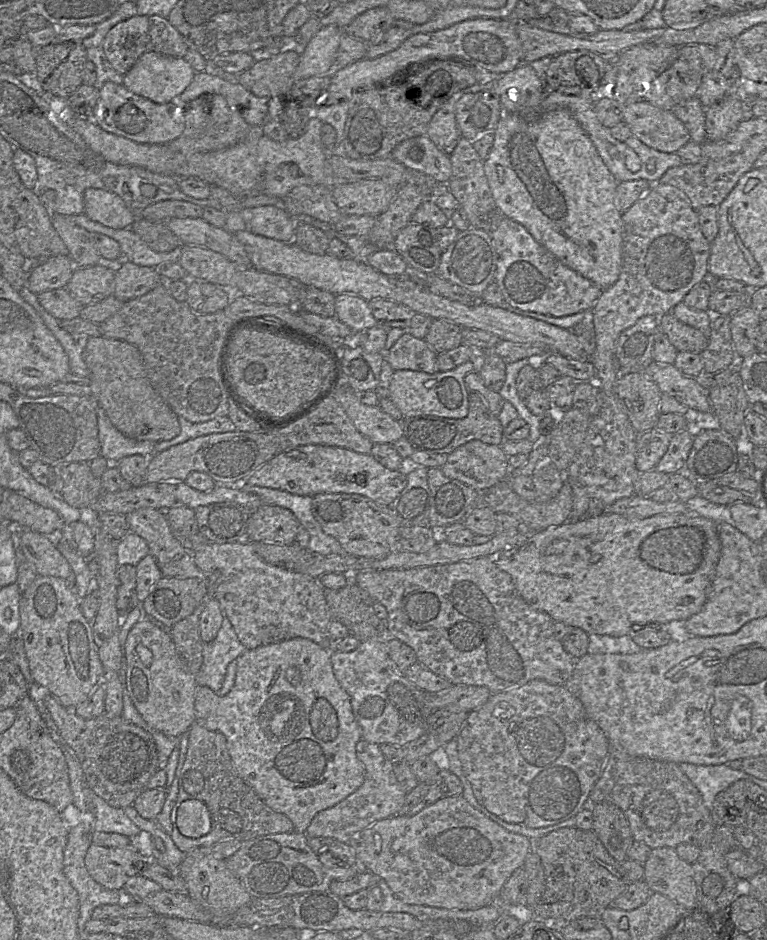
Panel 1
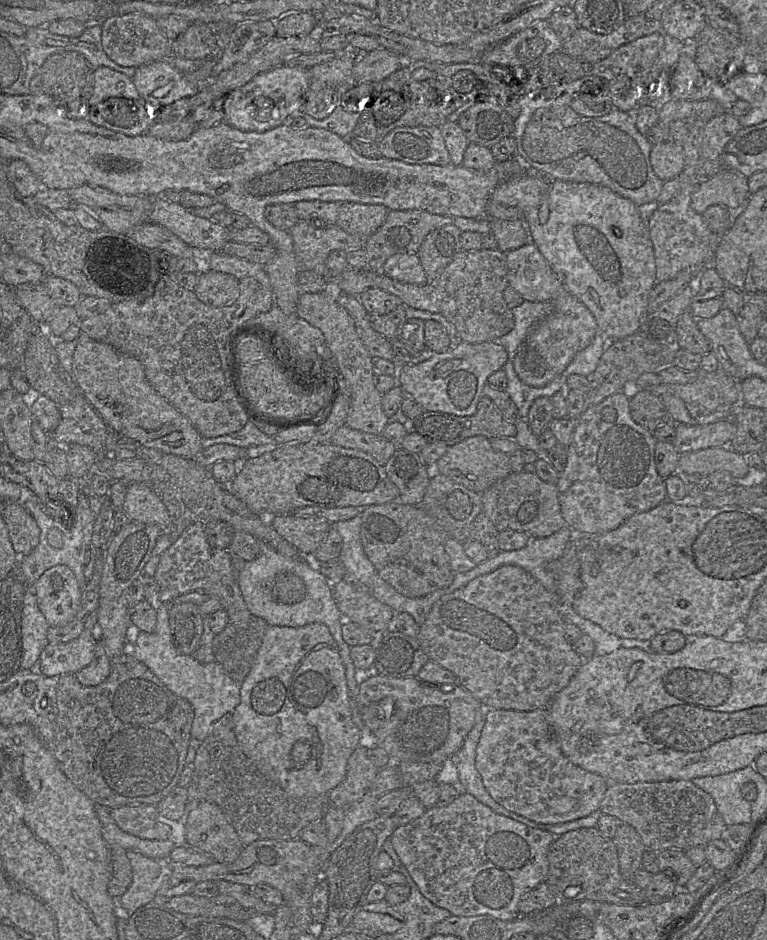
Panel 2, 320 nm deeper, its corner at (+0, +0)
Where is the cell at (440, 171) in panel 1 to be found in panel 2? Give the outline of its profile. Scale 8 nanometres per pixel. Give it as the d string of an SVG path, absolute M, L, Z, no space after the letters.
M438 126L397 127L386 134L378 146L381 156L408 164L445 166L451 162Z

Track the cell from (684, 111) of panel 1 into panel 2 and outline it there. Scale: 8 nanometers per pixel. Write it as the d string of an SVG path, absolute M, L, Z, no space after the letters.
M687 43L686 50L672 69L670 97L679 100L703 100L711 98L712 95L713 81L699 69L692 53L692 46Z

